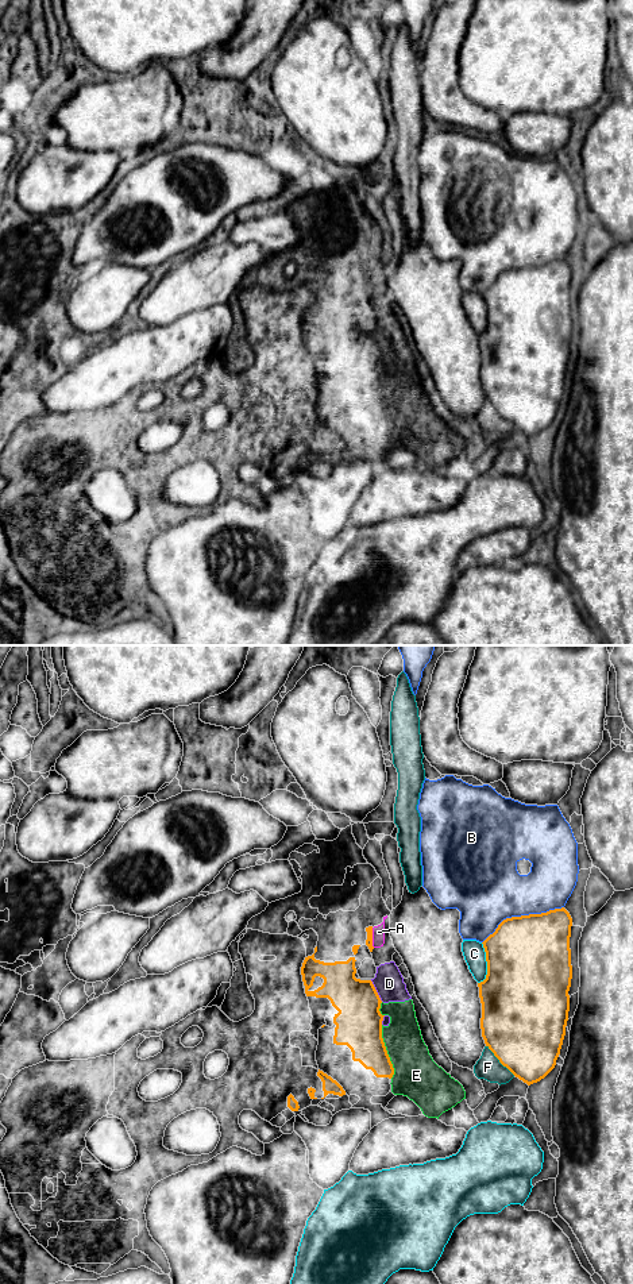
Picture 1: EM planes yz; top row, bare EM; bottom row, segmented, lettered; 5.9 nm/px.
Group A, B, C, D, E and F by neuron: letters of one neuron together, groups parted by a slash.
A D E / B / C / F

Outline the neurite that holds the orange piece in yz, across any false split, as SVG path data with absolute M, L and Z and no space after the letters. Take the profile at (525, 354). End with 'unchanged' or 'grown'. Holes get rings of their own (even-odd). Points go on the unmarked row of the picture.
M561 259L506 270L482 294L487 313L486 331L478 335L482 389L499 414L528 437L555 420L566 387L572 331L571 278L571 267Z | unchanged

